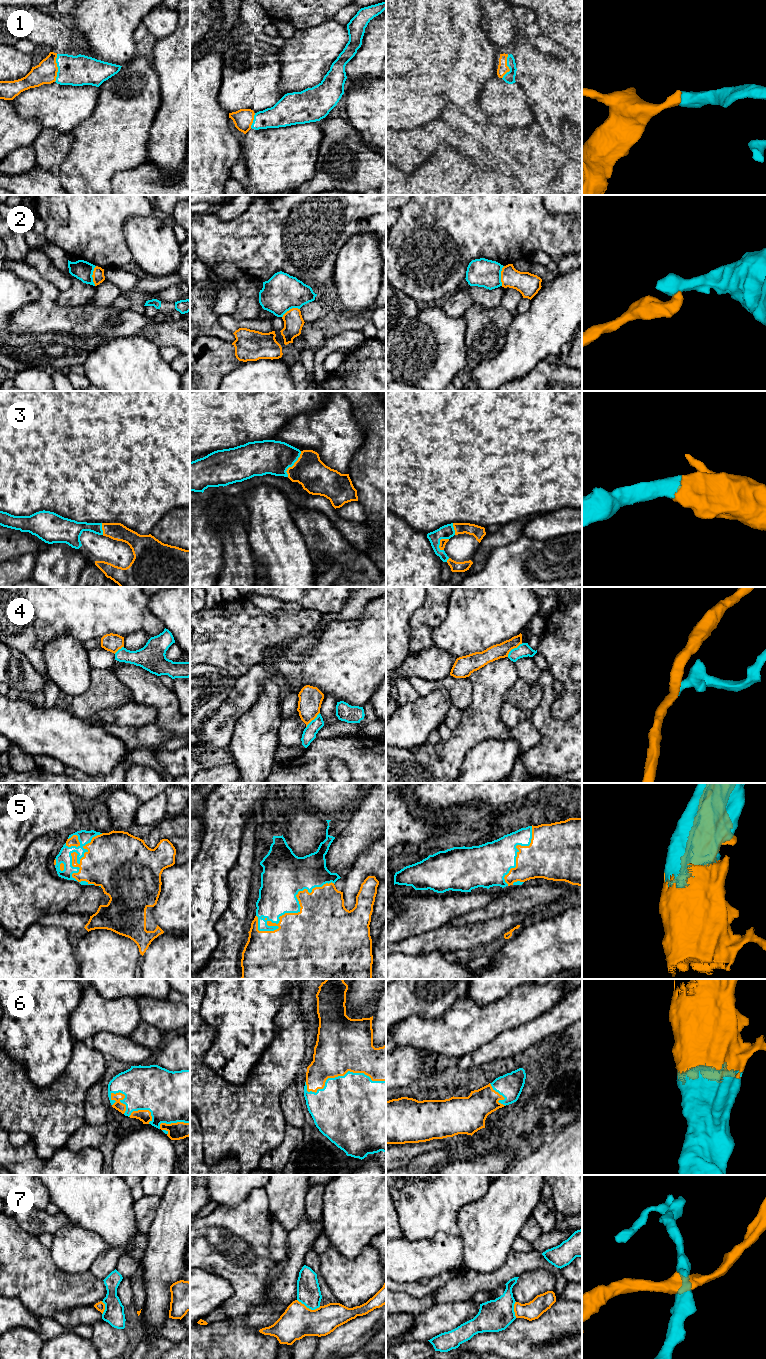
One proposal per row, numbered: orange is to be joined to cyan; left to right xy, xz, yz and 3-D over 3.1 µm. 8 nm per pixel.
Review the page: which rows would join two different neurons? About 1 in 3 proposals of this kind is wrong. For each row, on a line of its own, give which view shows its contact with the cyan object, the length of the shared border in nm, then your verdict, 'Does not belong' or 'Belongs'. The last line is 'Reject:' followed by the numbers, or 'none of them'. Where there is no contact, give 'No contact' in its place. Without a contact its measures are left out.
1: Touches cyan in xy. Shared border 220 nm. Belongs
2: Touches cyan in xy. Shared border 160 nm. Does not belong
3: Touches cyan in xz. Shared border 240 nm. Belongs
4: Touches cyan in yz. Shared border 170 nm. Does not belong
5: Touches cyan in xz. Shared border 750 nm. Belongs
6: Touches cyan in xz. Shared border 650 nm. Belongs
7: Touches cyan in xz. Shared border 200 nm. Does not belong
Reject: 2, 4, 7

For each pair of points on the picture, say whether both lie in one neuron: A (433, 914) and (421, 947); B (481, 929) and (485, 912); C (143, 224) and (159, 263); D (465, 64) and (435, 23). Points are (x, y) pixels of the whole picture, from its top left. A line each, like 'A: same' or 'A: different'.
A: different
B: different
C: same
D: same

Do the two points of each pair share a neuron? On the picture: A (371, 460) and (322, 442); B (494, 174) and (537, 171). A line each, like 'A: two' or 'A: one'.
A: two
B: two

